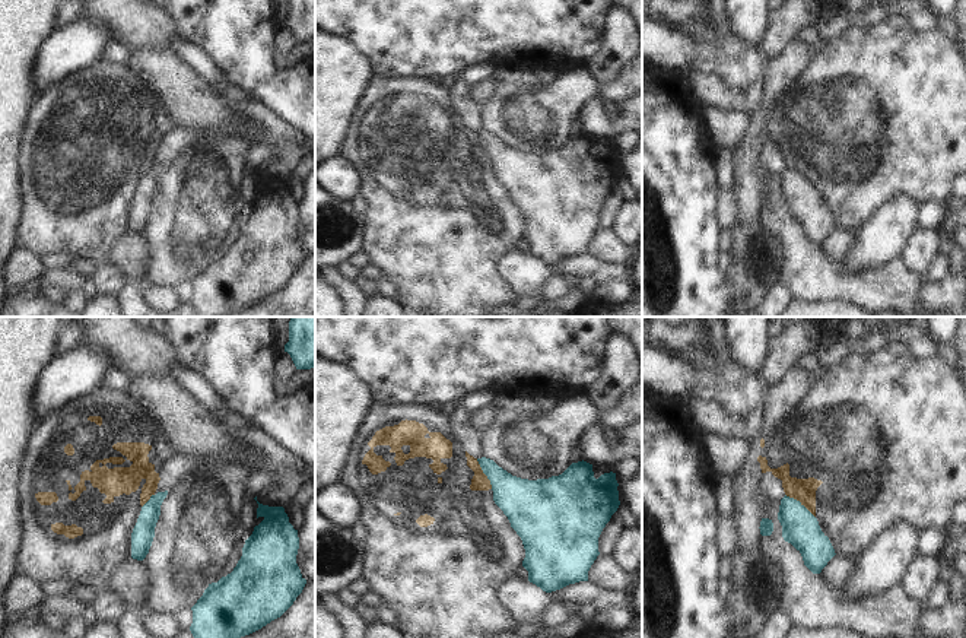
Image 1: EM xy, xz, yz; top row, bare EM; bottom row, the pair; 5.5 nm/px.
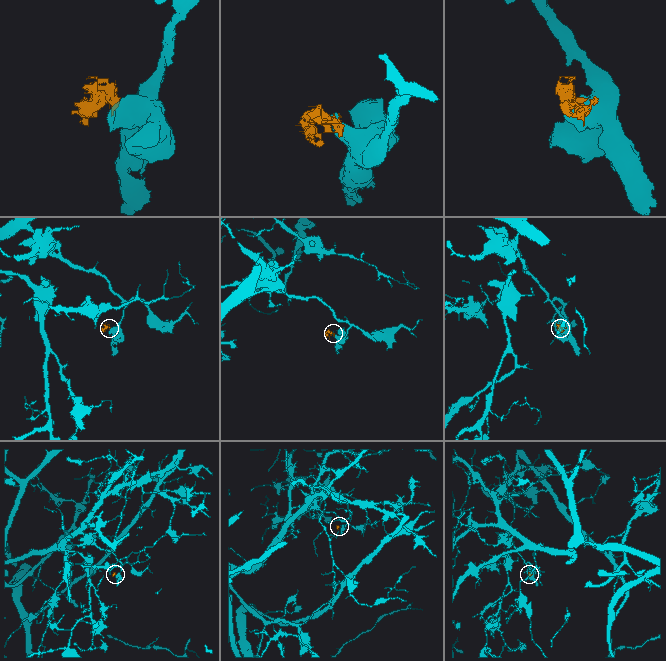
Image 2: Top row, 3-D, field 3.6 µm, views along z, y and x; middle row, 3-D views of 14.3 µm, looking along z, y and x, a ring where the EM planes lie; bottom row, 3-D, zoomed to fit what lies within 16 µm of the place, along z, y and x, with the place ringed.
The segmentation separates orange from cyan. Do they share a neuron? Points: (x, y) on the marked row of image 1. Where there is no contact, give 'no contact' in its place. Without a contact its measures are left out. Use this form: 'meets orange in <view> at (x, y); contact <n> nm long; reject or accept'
meets orange in yz at (800, 501); contact 220 nm long; reject

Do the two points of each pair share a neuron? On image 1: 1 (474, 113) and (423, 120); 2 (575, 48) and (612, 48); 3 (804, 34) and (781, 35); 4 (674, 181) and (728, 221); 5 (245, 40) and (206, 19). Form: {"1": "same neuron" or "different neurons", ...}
{"1": "different neurons", "2": "different neurons", "3": "different neurons", "4": "different neurons", "5": "same neuron"}

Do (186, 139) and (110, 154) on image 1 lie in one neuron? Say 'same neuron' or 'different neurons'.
different neurons

